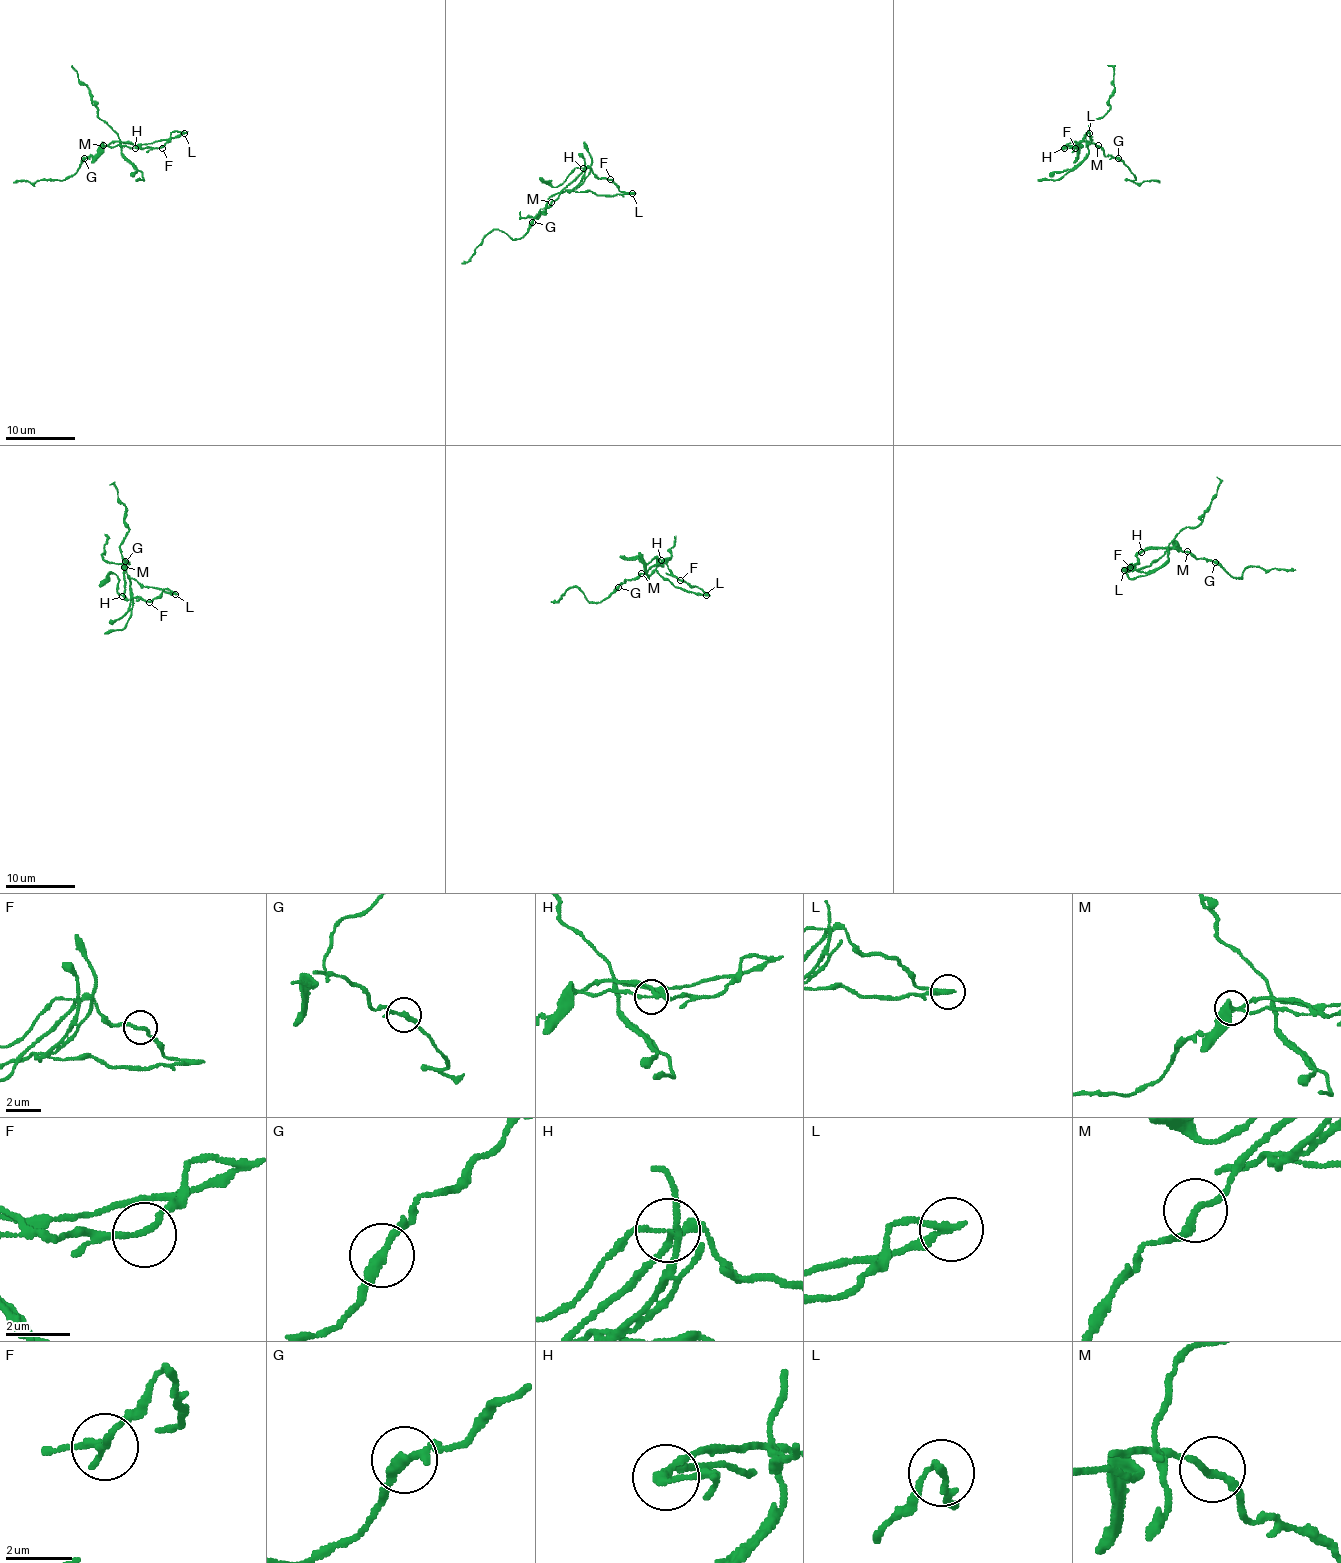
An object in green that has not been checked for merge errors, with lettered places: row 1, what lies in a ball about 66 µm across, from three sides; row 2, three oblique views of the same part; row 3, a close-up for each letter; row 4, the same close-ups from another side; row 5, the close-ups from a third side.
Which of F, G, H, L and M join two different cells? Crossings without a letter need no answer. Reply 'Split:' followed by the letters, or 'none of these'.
Split: H, L

